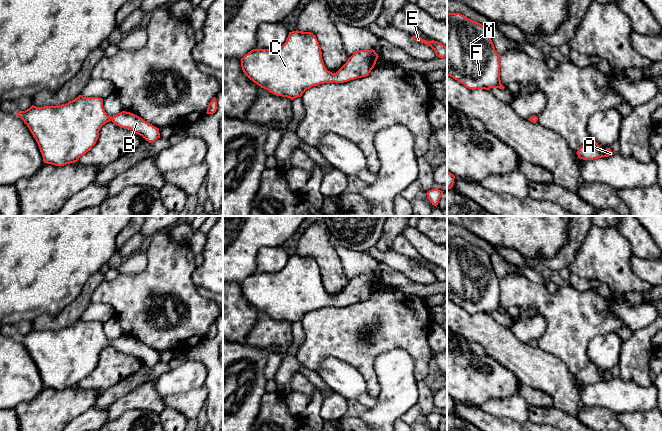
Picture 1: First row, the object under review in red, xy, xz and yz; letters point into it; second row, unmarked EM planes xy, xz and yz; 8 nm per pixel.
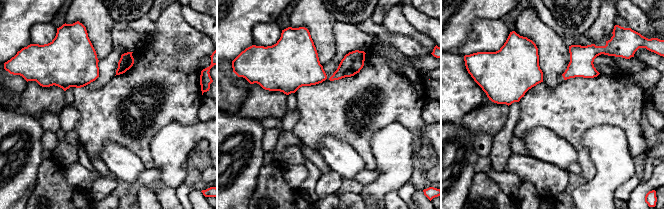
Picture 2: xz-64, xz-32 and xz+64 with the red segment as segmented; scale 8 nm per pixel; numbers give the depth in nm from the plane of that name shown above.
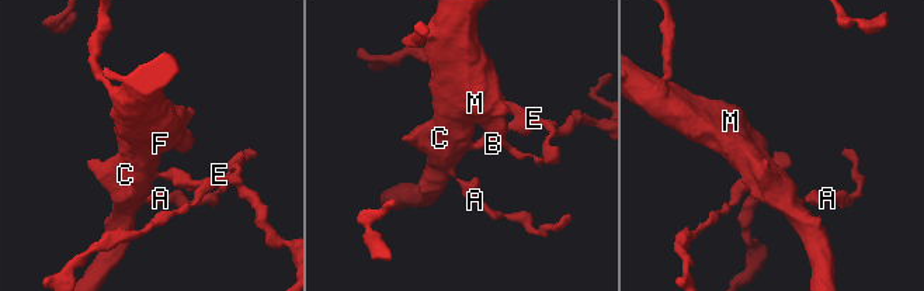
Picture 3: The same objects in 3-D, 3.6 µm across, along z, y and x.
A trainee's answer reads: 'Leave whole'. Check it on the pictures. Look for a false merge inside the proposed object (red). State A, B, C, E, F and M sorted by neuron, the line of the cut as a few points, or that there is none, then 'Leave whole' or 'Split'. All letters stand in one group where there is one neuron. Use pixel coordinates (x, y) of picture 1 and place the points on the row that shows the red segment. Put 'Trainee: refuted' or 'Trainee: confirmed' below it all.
Groups: A B C E F M. No split. Leave whole
Trainee: confirmed

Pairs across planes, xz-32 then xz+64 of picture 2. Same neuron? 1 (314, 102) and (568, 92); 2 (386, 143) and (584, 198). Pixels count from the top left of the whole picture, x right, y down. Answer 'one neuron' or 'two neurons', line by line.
1: one neuron
2: one neuron

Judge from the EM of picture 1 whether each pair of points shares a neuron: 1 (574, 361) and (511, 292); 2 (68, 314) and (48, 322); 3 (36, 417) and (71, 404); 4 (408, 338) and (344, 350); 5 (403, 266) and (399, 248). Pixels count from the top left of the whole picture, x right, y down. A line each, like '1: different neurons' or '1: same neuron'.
1: same neuron
2: same neuron
3: same neuron
4: same neuron
5: different neurons

